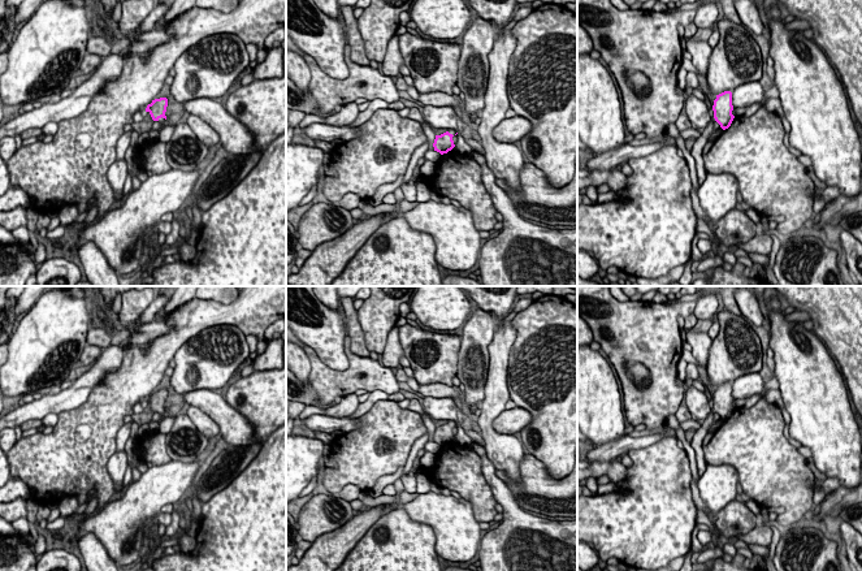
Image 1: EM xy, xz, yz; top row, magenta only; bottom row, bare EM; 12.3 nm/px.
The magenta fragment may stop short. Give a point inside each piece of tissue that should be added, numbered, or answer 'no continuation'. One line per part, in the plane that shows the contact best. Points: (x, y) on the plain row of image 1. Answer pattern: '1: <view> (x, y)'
no continuation

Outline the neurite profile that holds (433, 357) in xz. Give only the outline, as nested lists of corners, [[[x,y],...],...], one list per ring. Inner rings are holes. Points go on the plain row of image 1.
[[[404,324],[399,326],[399,342],[419,385],[439,382],[454,386],[460,336],[432,333]]]

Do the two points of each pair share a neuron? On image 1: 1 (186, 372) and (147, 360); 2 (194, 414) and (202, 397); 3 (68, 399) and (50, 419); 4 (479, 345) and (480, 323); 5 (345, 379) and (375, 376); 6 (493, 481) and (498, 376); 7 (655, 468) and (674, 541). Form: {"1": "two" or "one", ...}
{"1": "two", "2": "two", "3": "two", "4": "one", "5": "one", "6": "two", "7": "one"}

